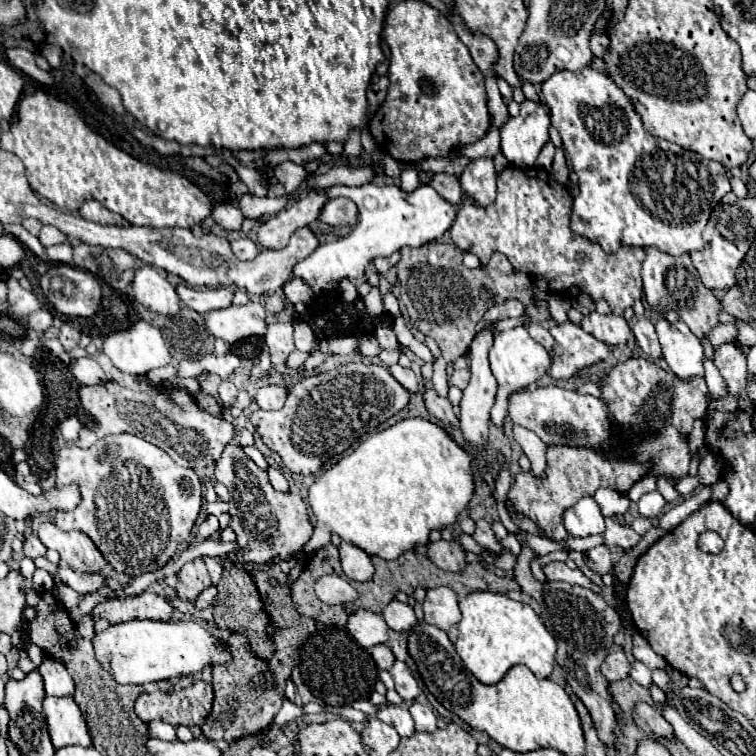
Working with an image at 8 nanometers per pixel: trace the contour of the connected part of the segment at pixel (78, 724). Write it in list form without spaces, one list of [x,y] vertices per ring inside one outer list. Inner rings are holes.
[[[45,697],[43,713],[55,749],[65,745],[91,745],[85,717],[81,715],[81,709],[73,701],[73,697]]]

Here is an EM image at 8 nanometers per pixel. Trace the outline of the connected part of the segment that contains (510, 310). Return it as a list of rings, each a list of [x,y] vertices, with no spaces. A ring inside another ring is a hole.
[[[509,299],[505,303],[501,303],[501,305],[491,307],[485,313],[485,317],[481,319],[481,323],[477,325],[477,329],[483,327],[485,323],[489,323],[489,321],[499,321],[499,319],[507,319],[507,317],[519,317],[523,313],[525,313],[525,305],[521,301],[517,301],[517,299]]]

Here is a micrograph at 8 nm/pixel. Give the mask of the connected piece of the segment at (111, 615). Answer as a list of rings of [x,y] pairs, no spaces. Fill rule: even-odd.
[[[141,593],[125,601],[105,601],[93,609],[93,615],[97,619],[107,619],[109,623],[125,623],[133,619],[169,621],[173,615],[173,607],[159,595]]]

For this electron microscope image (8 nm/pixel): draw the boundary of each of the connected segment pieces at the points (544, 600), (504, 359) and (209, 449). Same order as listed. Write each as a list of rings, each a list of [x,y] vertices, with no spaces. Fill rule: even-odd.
[[[523,543],[521,555],[513,567],[513,575],[515,575],[513,579],[519,583],[523,593],[529,593],[537,601],[541,601],[541,607],[543,607],[541,619],[557,641],[557,663],[565,669],[567,683],[591,713],[599,739],[605,745],[611,745],[615,741],[615,729],[617,729],[615,711],[613,711],[613,701],[609,695],[607,681],[601,675],[599,667],[613,645],[613,635],[621,629],[621,619],[617,611],[609,607],[601,595],[585,587],[559,583],[559,581],[539,583],[529,569],[529,563],[533,557],[535,557],[535,551],[527,543]]]
[[[513,327],[507,331],[501,331],[495,335],[495,343],[489,349],[489,361],[491,361],[491,371],[497,377],[499,383],[499,391],[497,391],[497,403],[493,405],[493,415],[491,421],[501,429],[504,424],[505,416],[508,410],[508,398],[513,391],[519,389],[527,389],[529,385],[533,385],[541,375],[547,373],[551,359],[549,353],[543,345],[539,345],[537,341],[531,339],[531,335],[527,333],[525,327]]]
[[[114,381],[95,386],[82,386],[79,390],[81,405],[91,415],[93,423],[82,427],[77,440],[78,447],[89,447],[97,439],[111,433],[131,433],[141,437],[159,449],[163,449],[177,465],[195,471],[215,463],[225,445],[233,441],[235,427],[229,421],[221,421],[201,411],[187,391],[159,389],[159,391],[131,391]]]

